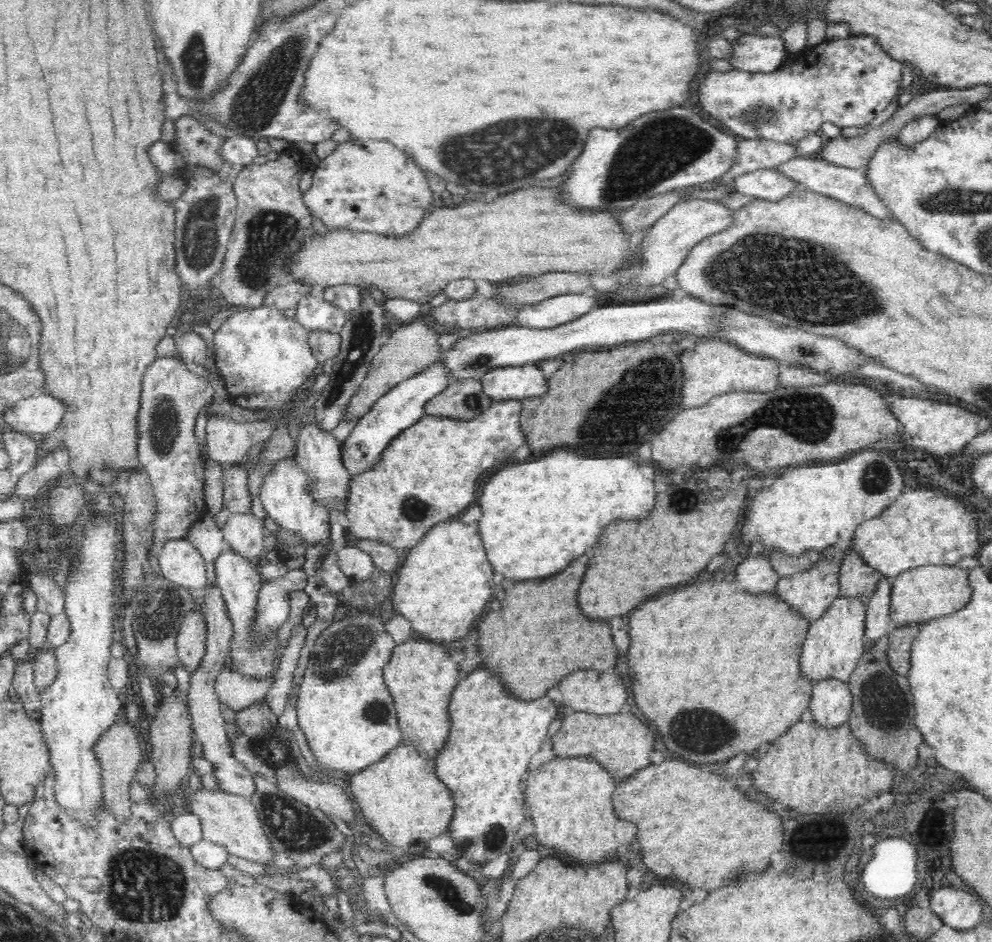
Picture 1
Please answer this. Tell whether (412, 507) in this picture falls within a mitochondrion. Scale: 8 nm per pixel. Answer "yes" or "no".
yes

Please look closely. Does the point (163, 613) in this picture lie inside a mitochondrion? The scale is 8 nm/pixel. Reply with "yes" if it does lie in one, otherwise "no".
yes

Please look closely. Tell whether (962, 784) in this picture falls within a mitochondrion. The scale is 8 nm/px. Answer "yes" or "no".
no

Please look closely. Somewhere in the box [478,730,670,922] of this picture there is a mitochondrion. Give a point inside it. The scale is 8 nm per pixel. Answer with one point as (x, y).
(491, 838)

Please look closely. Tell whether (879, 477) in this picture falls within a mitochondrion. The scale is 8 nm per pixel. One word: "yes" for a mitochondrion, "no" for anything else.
yes

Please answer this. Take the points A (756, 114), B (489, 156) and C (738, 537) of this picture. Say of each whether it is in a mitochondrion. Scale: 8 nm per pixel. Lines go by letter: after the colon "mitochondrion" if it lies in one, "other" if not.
A: mitochondrion
B: mitochondrion
C: other

